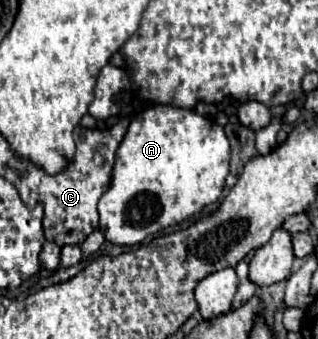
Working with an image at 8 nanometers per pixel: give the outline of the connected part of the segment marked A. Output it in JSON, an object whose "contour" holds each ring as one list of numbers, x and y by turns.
{"contour":[[152,105,128,127,118,151,112,185,98,203,100,231,114,245,138,245,146,237,200,213,224,191,230,143,224,129,192,109]]}

